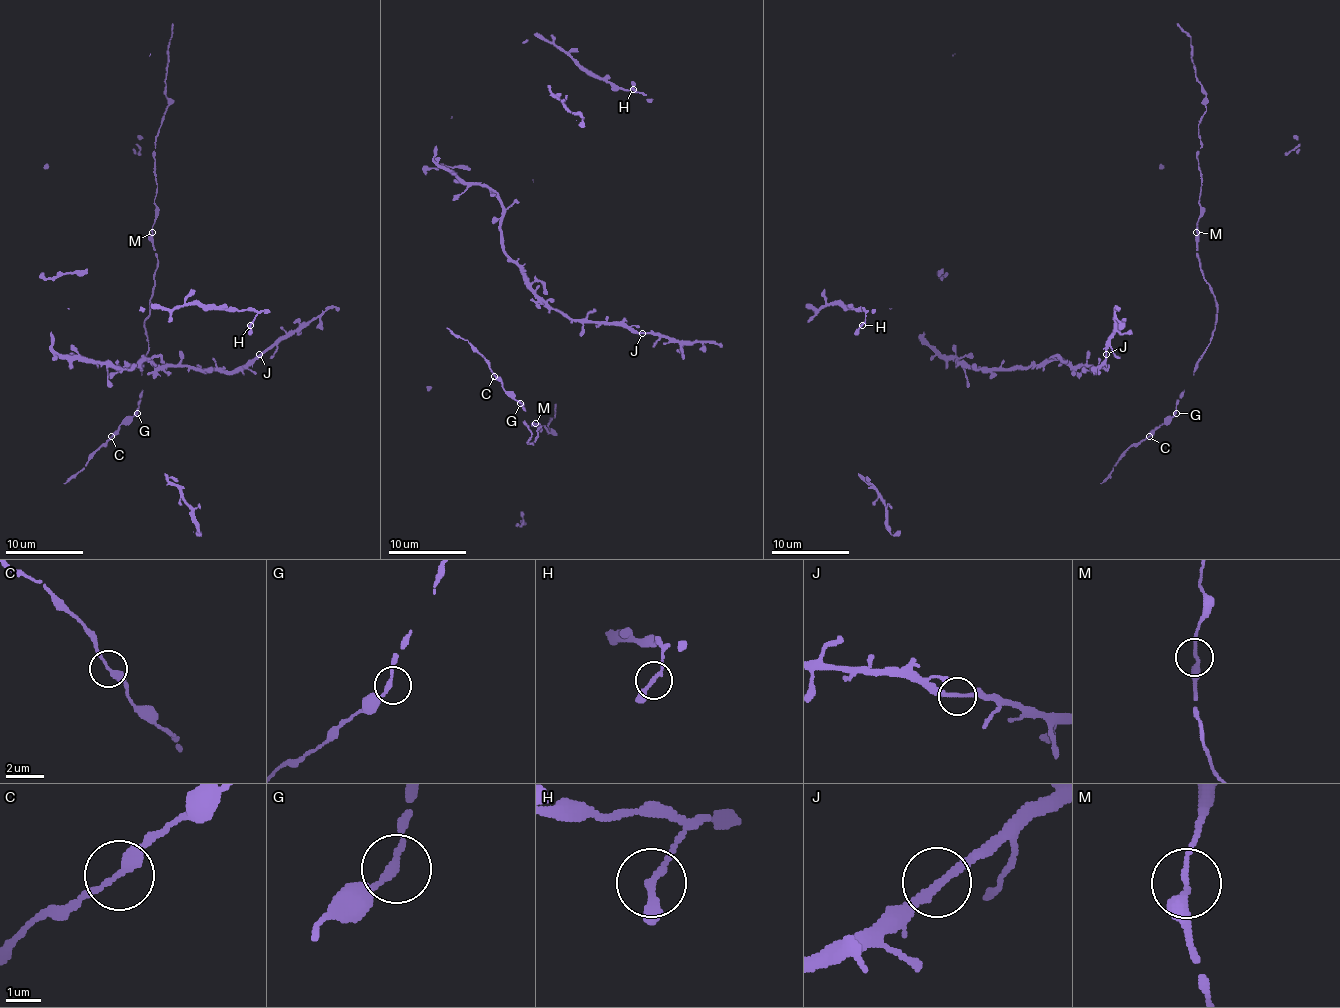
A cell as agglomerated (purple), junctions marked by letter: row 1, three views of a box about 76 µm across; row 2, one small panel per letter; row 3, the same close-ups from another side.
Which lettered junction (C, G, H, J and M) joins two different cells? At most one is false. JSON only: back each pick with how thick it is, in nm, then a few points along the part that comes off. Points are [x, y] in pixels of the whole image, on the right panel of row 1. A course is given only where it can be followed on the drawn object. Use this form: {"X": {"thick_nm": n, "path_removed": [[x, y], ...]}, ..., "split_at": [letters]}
{"split_at": []}

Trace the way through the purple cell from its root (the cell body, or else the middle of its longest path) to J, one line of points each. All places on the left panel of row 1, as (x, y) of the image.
J: (166, 366), (238, 372), (259, 354)

